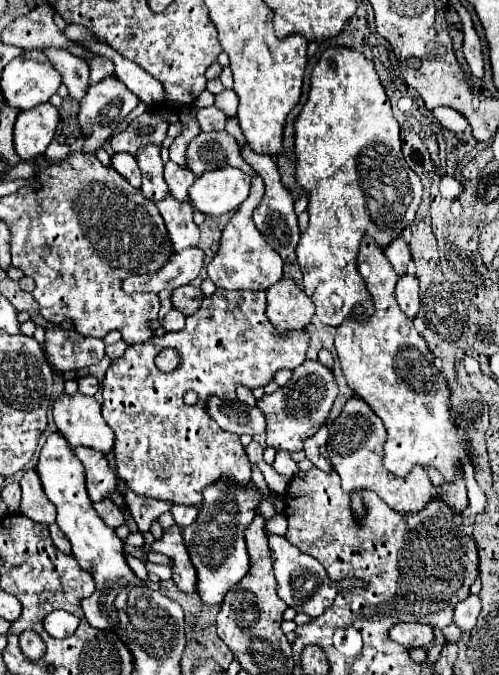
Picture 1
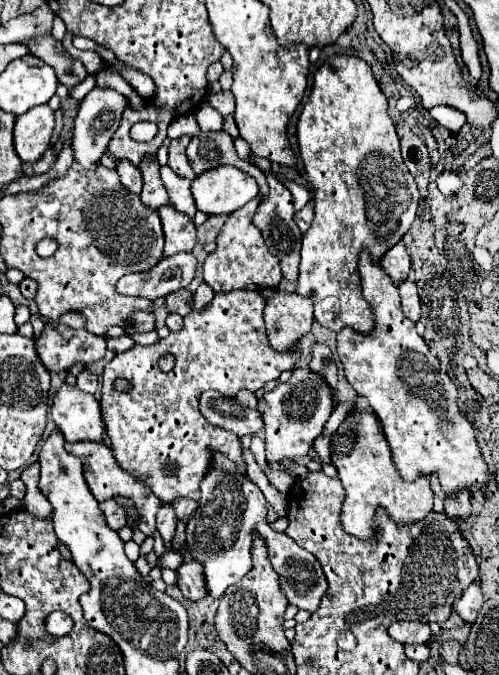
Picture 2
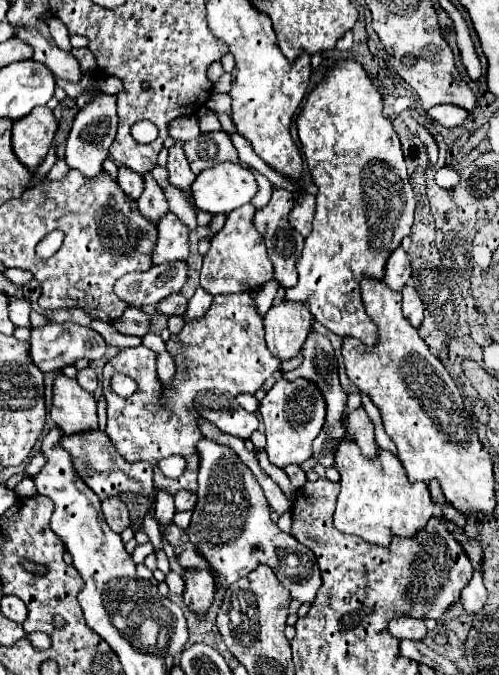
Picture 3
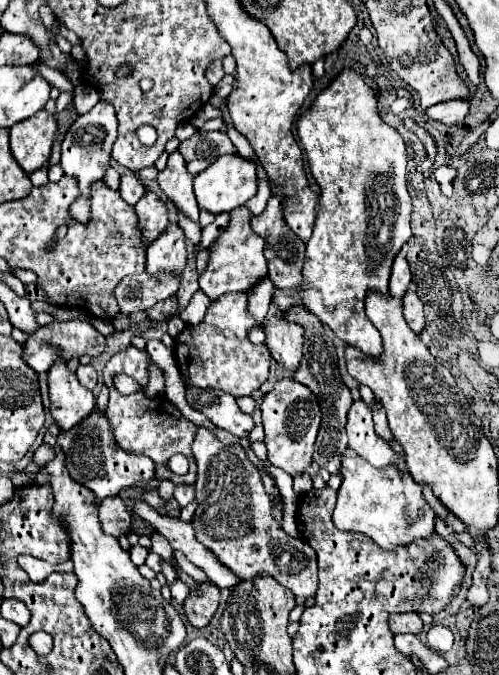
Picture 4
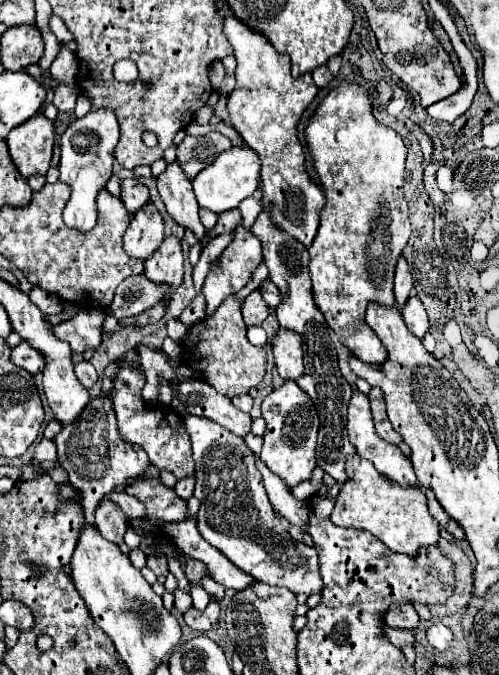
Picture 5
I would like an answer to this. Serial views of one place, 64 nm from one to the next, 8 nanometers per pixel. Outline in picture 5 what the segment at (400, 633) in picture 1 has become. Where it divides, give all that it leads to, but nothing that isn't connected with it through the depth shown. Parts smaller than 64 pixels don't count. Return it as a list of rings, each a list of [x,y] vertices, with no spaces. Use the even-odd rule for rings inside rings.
[[[392,604],[384,612],[384,622],[392,628],[410,630],[410,628],[418,626],[418,614],[416,614],[412,604]]]

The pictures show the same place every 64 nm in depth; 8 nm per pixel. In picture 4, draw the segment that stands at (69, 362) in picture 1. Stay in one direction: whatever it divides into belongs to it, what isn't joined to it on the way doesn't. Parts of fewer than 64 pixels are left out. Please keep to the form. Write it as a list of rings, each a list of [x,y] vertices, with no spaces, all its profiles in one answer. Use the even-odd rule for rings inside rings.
[[[68,320],[68,322],[52,322],[48,326],[42,326],[34,336],[30,336],[24,342],[22,360],[34,368],[34,372],[46,372],[50,364],[54,364],[54,356],[62,356],[64,360],[78,358],[82,354],[98,356],[104,352],[104,336],[88,322],[88,320]]]

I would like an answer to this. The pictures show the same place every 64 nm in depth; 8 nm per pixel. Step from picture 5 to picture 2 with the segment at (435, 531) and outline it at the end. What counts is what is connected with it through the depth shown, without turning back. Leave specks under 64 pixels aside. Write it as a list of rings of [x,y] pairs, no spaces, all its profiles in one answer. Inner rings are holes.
[[[354,410],[334,434],[330,448],[332,464],[336,466],[346,492],[340,510],[340,524],[344,532],[362,540],[372,538],[378,532],[378,524],[374,522],[378,508],[384,508],[396,526],[414,524],[432,512],[432,490],[428,478],[406,482],[400,476],[392,462],[384,432],[370,412]]]

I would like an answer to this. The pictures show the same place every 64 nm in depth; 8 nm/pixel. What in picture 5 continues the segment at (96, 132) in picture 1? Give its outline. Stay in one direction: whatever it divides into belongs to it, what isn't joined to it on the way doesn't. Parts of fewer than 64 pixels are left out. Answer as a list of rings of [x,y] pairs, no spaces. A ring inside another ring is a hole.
[[[102,108],[102,112],[88,112],[84,118],[72,122],[66,132],[62,134],[62,160],[60,160],[60,174],[58,180],[66,182],[72,190],[70,200],[64,208],[64,222],[66,226],[90,232],[96,226],[98,210],[96,210],[96,196],[106,188],[110,176],[112,176],[112,164],[114,164],[114,148],[118,144],[120,130],[116,116],[110,112],[110,108]]]

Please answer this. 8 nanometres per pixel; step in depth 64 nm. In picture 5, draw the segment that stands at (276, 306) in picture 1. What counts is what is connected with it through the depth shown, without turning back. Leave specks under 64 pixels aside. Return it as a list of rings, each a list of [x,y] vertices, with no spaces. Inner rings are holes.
[[[280,328],[274,342],[272,352],[276,360],[276,370],[284,380],[298,380],[304,374],[304,360],[302,360],[302,340],[294,336],[294,332],[286,332]]]

